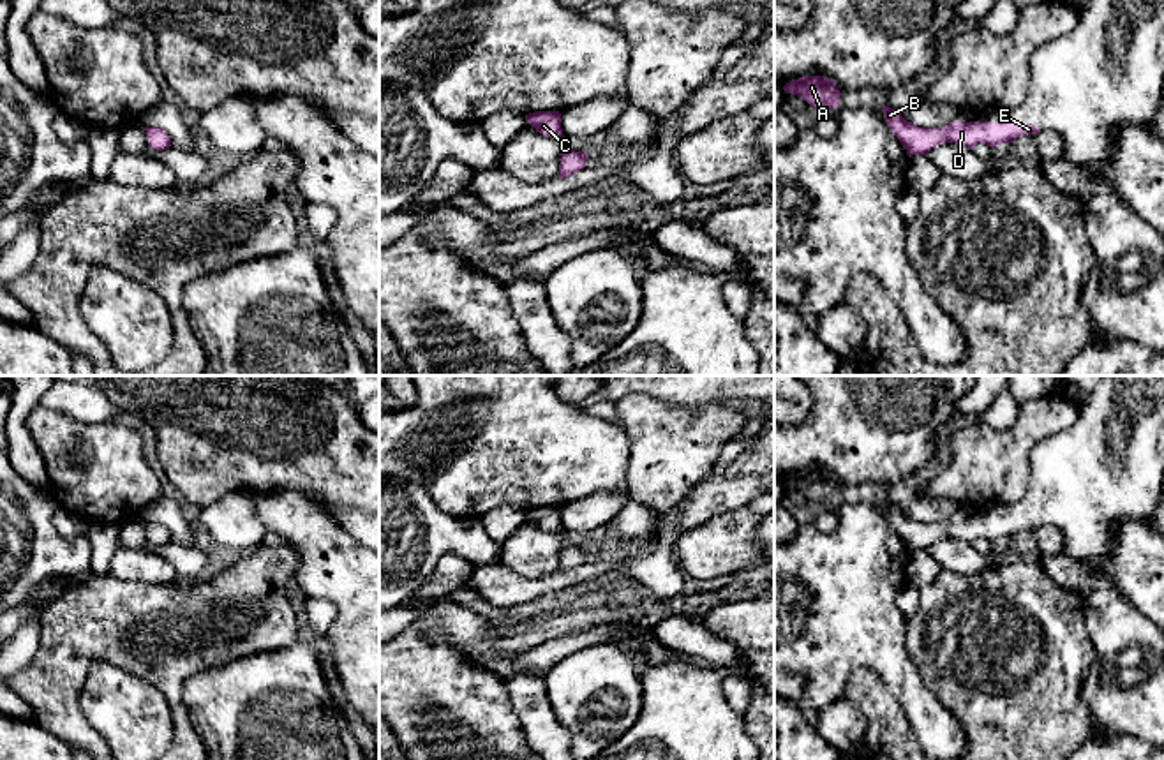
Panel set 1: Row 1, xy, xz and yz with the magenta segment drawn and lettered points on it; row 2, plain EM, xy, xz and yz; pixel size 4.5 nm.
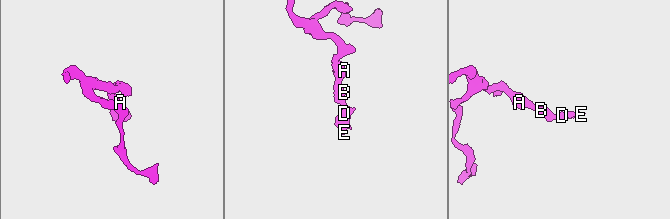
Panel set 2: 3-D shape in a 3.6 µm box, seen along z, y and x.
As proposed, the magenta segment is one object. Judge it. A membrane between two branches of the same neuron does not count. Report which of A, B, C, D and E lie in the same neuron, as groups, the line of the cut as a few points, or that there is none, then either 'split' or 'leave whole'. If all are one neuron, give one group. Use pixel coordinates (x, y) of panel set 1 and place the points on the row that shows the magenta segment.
groups A B C D E; cut none; leave whole

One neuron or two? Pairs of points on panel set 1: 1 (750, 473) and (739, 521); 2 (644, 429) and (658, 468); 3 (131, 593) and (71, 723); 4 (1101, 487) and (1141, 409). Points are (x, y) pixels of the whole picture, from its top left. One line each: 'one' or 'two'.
1: two
2: one
3: one
4: one

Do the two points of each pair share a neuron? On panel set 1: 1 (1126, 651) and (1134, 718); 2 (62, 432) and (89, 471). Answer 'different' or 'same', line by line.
1: same
2: same

